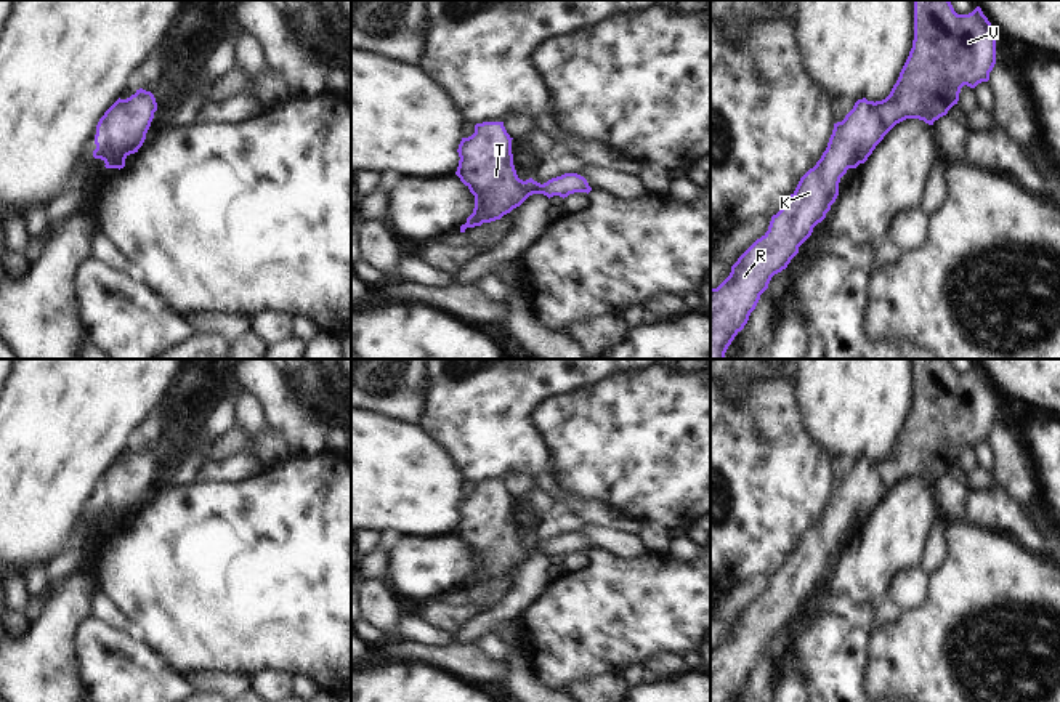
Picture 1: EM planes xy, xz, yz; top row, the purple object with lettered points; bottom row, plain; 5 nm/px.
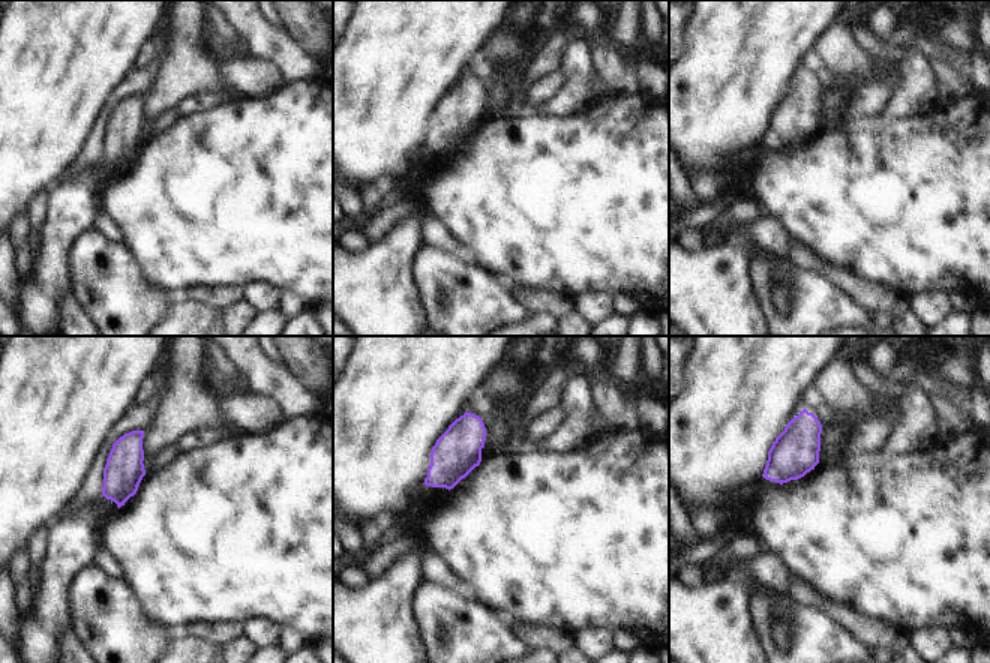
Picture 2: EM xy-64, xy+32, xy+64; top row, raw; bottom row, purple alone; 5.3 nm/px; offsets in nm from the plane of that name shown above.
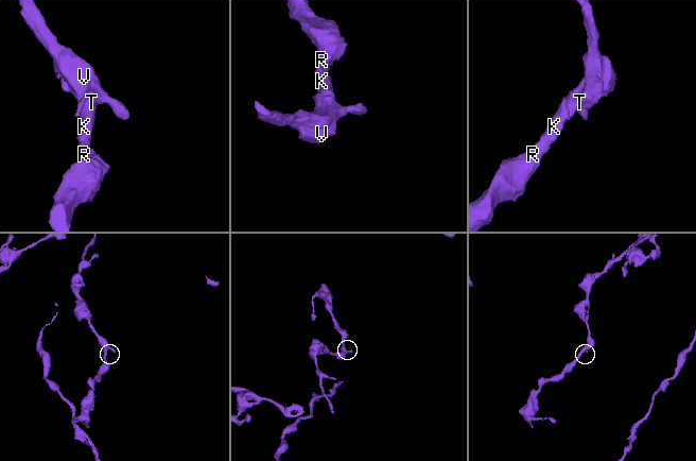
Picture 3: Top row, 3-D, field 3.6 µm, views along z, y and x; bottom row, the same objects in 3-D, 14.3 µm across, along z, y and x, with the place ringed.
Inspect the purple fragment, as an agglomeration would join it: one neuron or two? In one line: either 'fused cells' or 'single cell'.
single cell

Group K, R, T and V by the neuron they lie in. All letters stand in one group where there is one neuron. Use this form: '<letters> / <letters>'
K R T V

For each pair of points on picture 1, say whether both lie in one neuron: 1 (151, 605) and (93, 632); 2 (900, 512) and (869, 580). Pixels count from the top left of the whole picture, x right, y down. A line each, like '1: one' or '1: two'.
1: two
2: one

